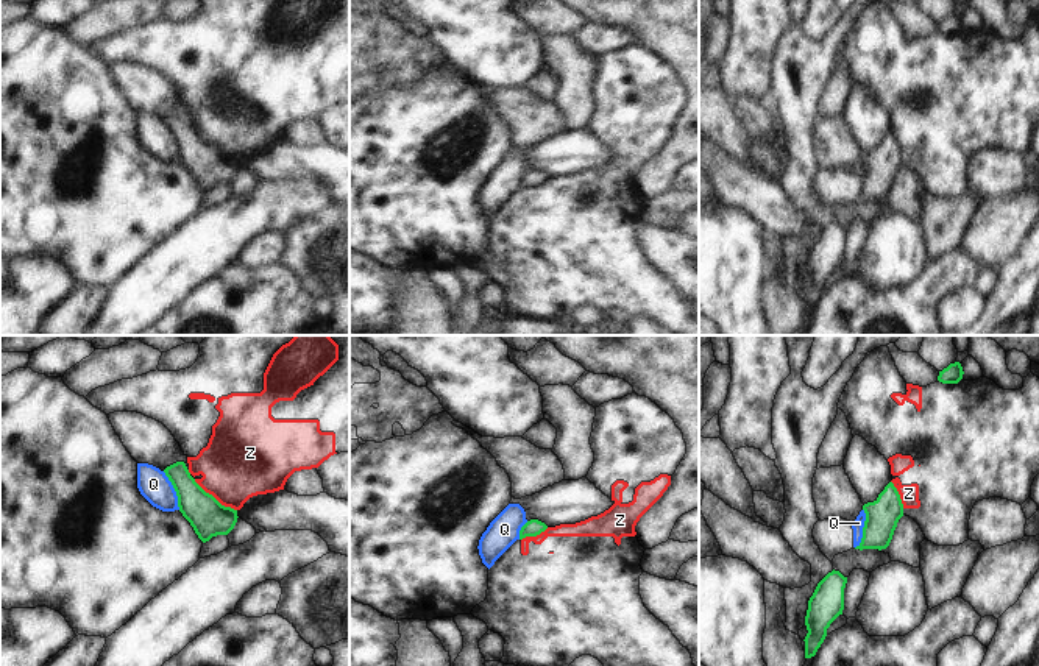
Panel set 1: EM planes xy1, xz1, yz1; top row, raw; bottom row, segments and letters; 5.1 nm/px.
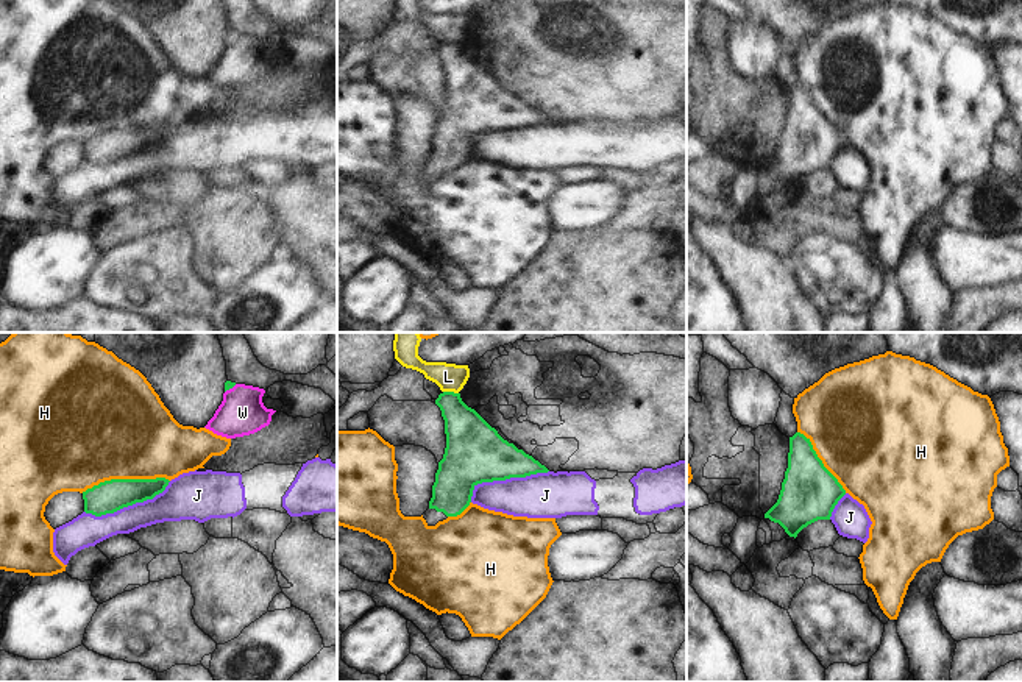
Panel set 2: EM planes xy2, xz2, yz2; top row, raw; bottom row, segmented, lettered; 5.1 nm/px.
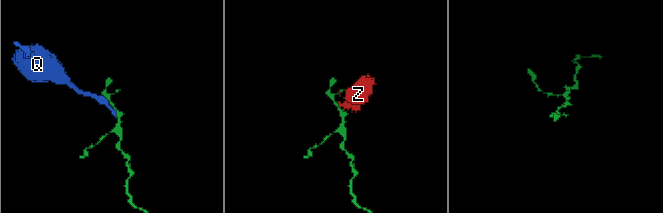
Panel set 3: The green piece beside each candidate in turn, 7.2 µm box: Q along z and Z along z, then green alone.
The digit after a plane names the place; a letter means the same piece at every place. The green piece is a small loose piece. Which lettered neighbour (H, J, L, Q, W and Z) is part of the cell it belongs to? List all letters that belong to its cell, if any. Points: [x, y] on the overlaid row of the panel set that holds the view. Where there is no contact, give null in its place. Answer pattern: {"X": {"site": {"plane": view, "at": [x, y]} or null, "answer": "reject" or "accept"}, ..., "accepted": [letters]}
{"H": {"site": {"plane": "xy2", "at": [125, 479]}, "answer": "reject"}, "J": {"site": {"plane": "xz2", "at": [504, 479]}, "answer": "reject"}, "L": {"site": {"plane": "xz2", "at": [451, 392]}, "answer": "reject"}, "Q": {"site": {"plane": "yz1", "at": [863, 529]}, "answer": "reject"}, "W": {"site": {"plane": "xy2", "at": [230, 387]}, "answer": "reject"}, "Z": {"site": {"plane": "xy1", "at": [214, 498]}, "answer": "reject"}, "accepted": []}

